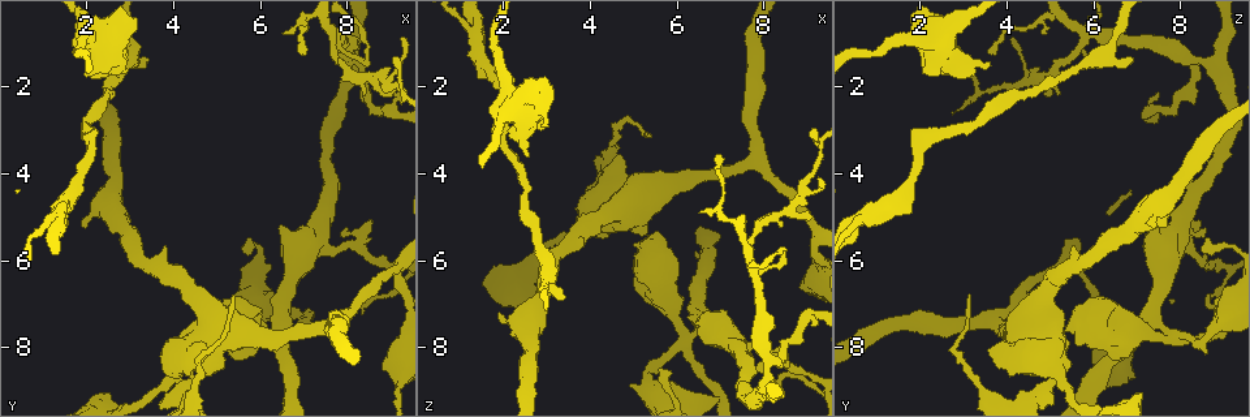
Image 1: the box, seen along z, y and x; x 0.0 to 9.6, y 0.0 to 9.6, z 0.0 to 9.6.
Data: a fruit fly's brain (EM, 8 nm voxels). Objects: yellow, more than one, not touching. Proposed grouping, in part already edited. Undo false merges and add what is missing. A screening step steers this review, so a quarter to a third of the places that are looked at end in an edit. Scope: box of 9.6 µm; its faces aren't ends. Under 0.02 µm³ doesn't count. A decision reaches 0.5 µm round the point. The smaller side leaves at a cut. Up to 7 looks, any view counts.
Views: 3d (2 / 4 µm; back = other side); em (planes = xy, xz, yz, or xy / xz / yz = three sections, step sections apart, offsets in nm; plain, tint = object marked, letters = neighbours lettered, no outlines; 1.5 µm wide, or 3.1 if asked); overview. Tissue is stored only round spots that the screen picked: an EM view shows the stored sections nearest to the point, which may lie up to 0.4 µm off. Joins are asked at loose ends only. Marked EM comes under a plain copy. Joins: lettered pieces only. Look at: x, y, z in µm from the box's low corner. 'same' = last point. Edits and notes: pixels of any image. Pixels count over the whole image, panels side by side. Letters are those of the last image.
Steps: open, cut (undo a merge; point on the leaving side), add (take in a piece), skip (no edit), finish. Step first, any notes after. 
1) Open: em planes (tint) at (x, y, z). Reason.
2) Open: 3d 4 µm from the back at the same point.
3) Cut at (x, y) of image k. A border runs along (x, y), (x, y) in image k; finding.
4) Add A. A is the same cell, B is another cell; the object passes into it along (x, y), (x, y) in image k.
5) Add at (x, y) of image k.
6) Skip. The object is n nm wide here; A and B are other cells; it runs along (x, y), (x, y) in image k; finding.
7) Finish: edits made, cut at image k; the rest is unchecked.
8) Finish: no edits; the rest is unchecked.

Open: em planes (letters) at (1.40, 5.00, 0.80).

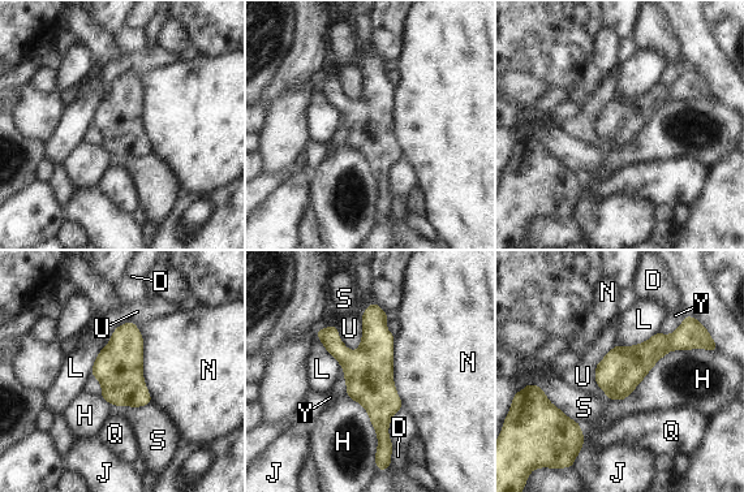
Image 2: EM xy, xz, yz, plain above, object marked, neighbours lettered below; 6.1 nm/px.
Skip. D, H, J, L, N, Q, S, U and Y are other cells; a border runs along (133, 323), (151, 401) in image 2; all the same cell.

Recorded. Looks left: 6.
Open: em 3.1 µm yz step 16 (tint) at (7.00, 1.10, 3.60). Tapers out.

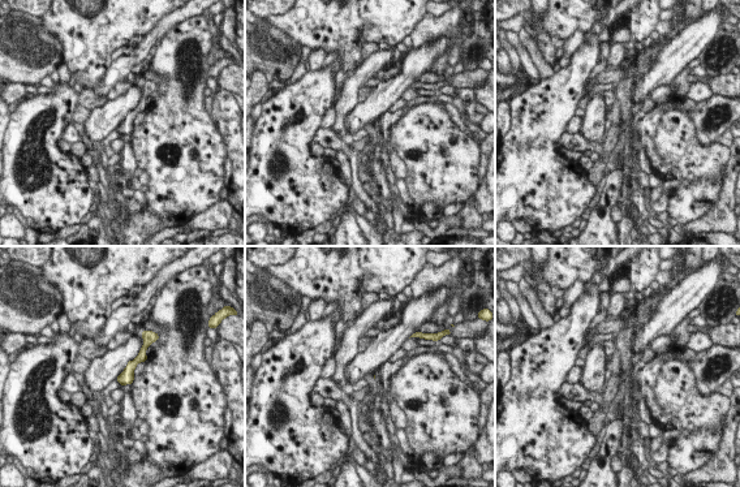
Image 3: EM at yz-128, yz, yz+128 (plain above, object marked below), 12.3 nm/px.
Open: em 3.1 µm planes (letters) at the same point. Another direction.

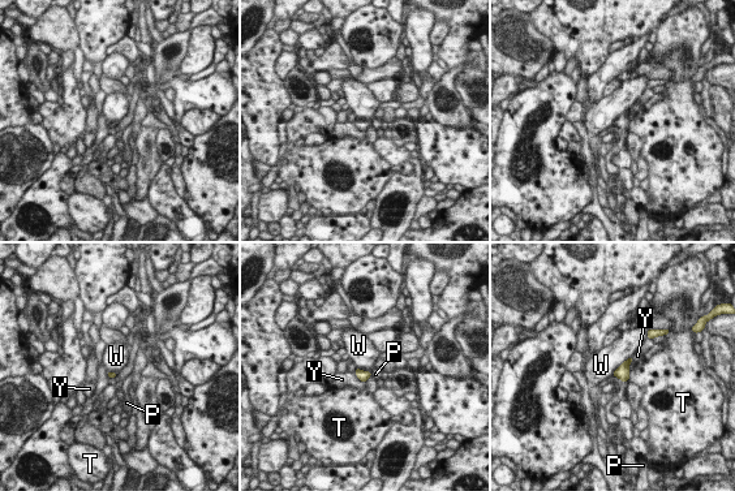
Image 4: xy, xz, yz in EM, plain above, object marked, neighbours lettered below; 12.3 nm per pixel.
Skip. P, T, W and Y are other cells; a border runs along (631, 356), (611, 375) in image 4; no lettered piece goes on from it.

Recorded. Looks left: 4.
Open: 3d 2 µm at (7.65, 0.85, 5.95). Abrupt turn.

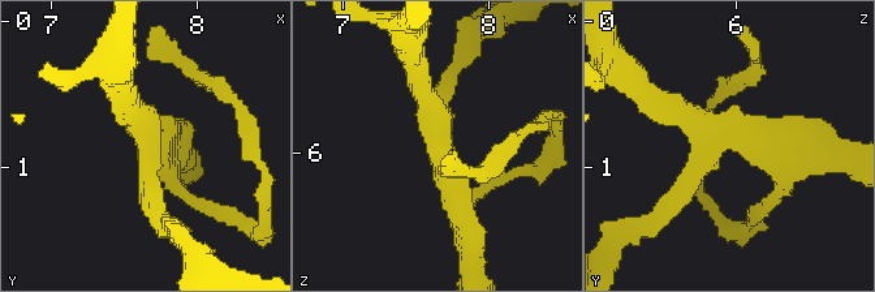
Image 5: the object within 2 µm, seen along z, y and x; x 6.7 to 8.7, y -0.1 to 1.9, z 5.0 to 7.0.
Open: em xz step 4 (tint) at (7.68, 0.78, 5.94). 3 arms meet here.

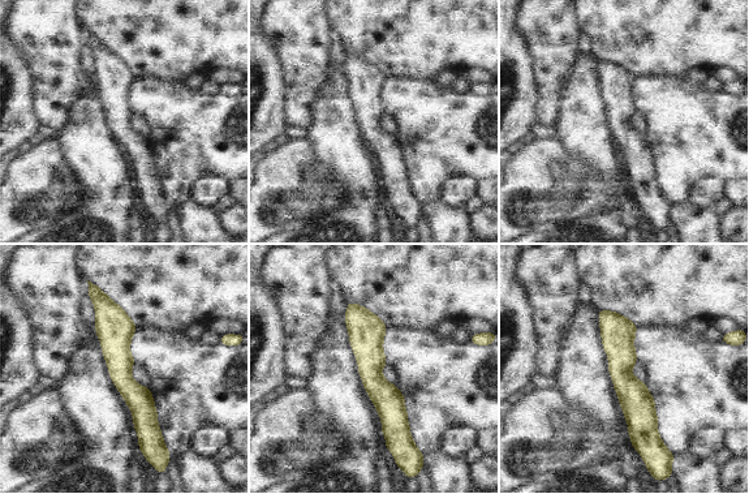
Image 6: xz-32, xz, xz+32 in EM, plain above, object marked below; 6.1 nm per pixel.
Open: em planes (letters) at the same point. Another direction.

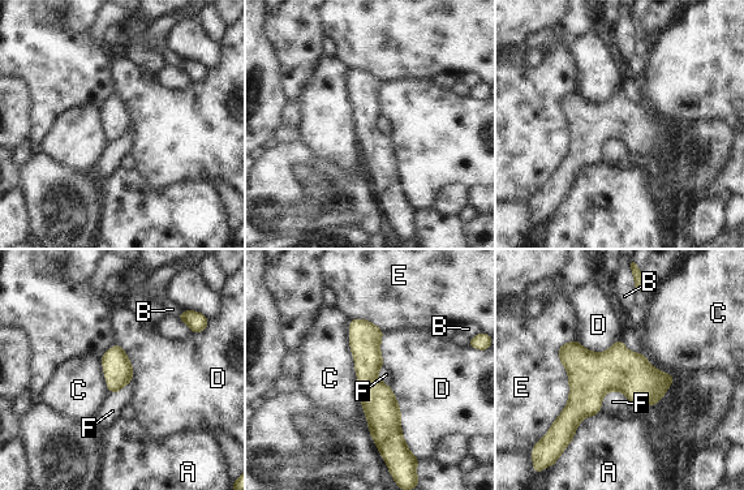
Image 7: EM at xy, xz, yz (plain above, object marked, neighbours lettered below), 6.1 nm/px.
Skip. The object is 180 nm wide here; the longest contact is with C, 700 nm; A, B, C, D, E and F are other cells; one cell here.

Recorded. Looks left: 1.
Finish: no edits; the rest is unchecked.

